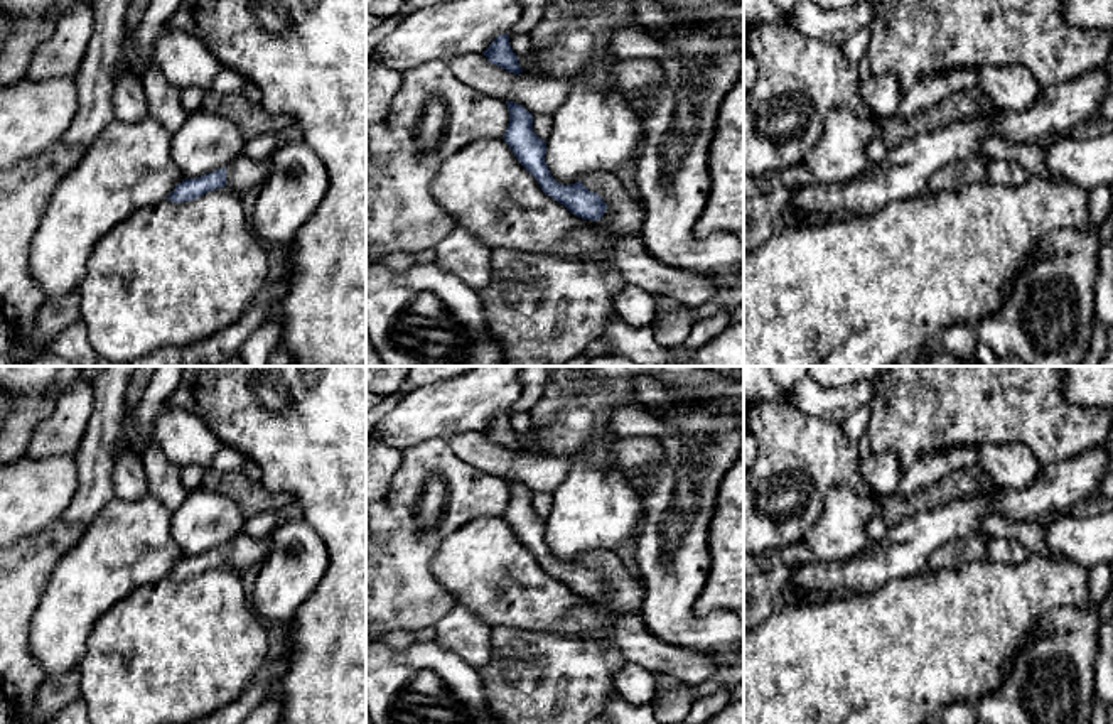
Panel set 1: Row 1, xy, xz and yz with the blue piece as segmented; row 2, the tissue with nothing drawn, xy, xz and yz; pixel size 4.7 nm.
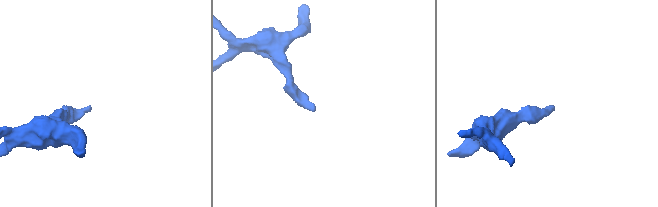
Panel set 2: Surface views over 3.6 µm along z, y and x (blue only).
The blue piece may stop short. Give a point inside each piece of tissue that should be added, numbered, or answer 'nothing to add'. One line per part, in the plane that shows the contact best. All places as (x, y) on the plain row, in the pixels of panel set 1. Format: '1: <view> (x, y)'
1: xz (626, 591)

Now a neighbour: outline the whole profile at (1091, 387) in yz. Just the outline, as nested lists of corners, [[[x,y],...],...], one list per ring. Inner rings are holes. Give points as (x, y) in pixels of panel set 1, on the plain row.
[[[1062,366],[1061,392],[1071,405],[1113,410],[1113,366]]]

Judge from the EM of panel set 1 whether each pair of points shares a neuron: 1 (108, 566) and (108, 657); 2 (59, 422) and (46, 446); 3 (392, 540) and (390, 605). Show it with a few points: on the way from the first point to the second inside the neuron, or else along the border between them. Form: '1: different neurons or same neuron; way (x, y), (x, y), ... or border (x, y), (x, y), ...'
1: different neurons; border (142, 586), (118, 599), (96, 621), (86, 642)
2: same neuron; way (59, 427), (48, 441)
3: same neuron; way (392, 556), (390, 589)

